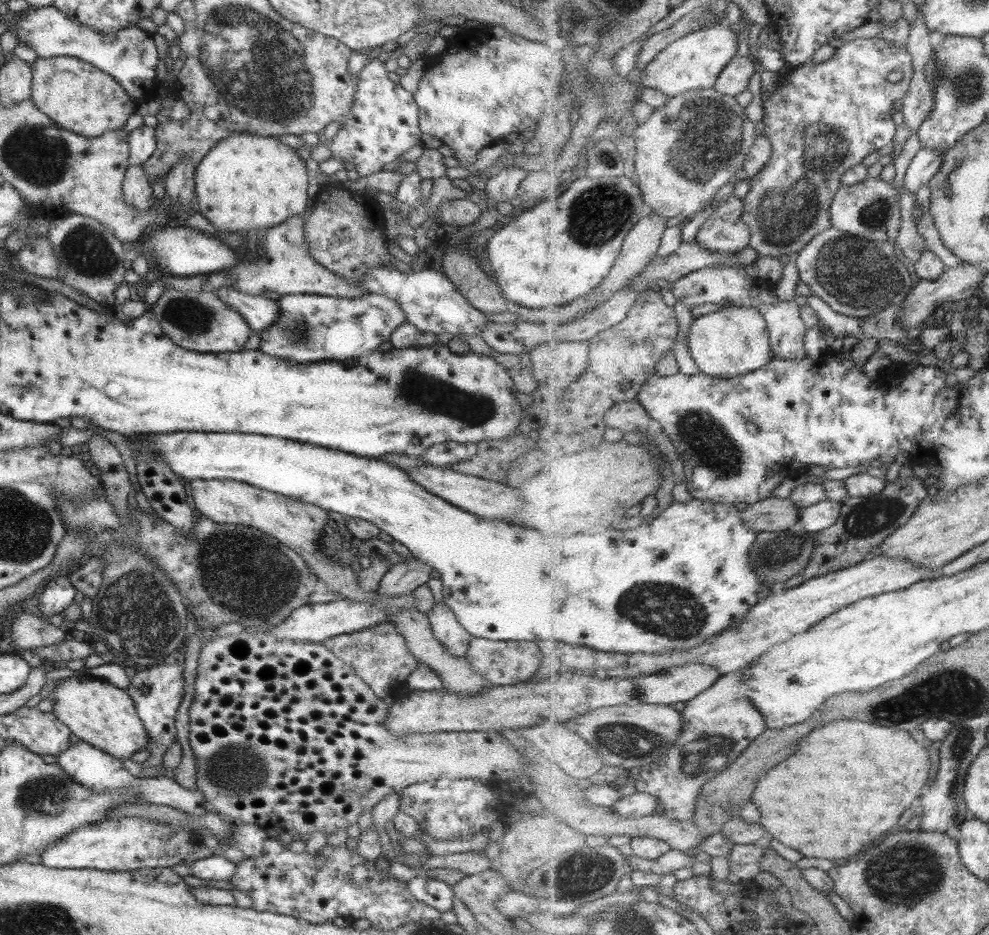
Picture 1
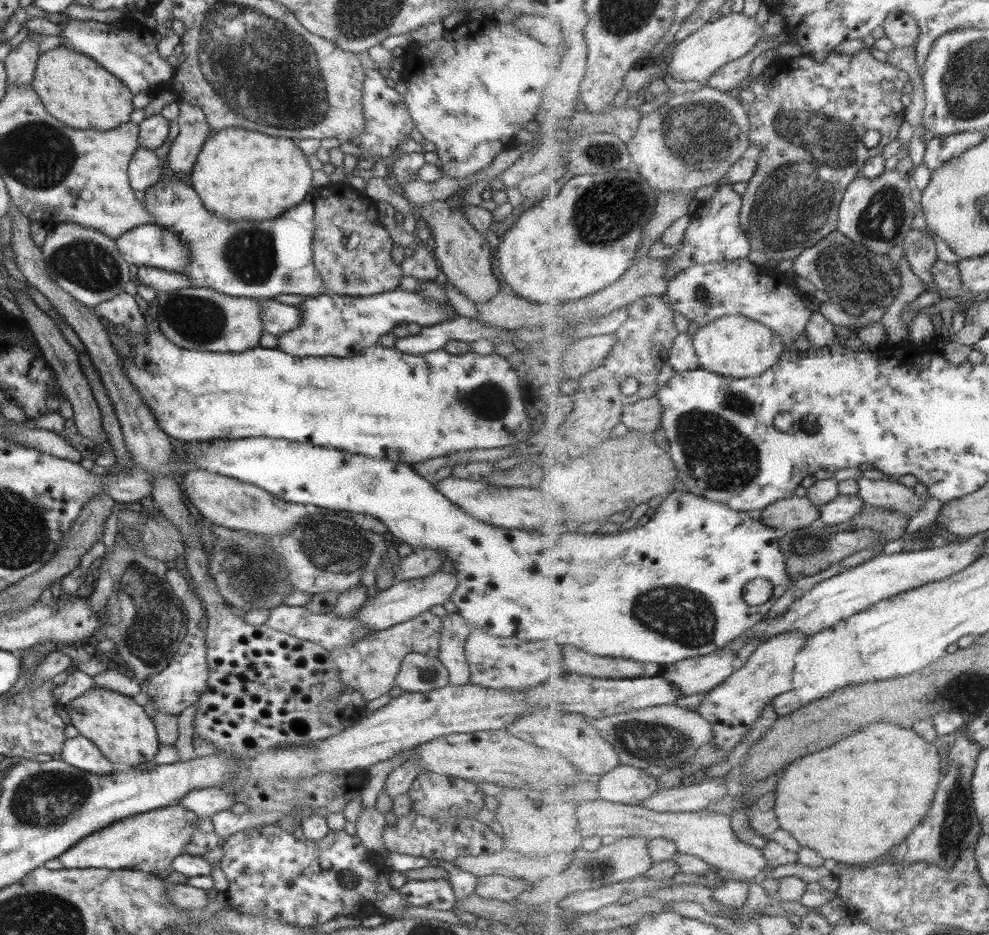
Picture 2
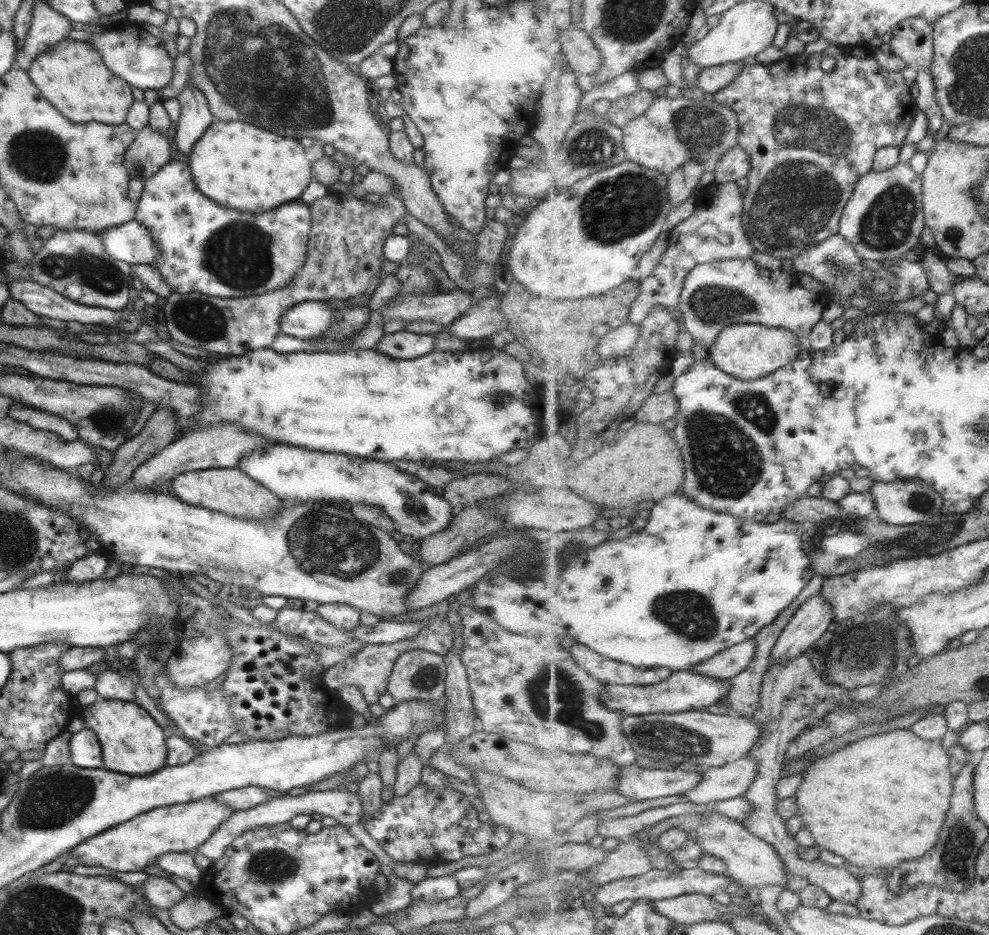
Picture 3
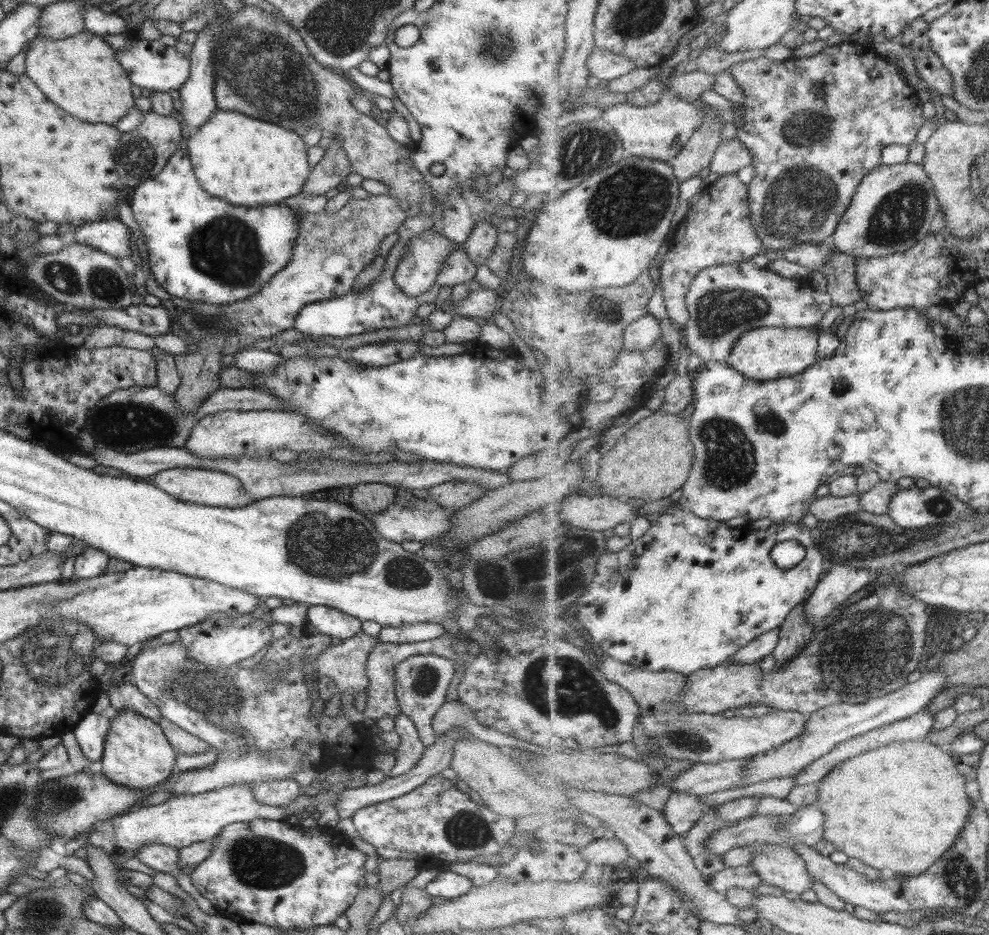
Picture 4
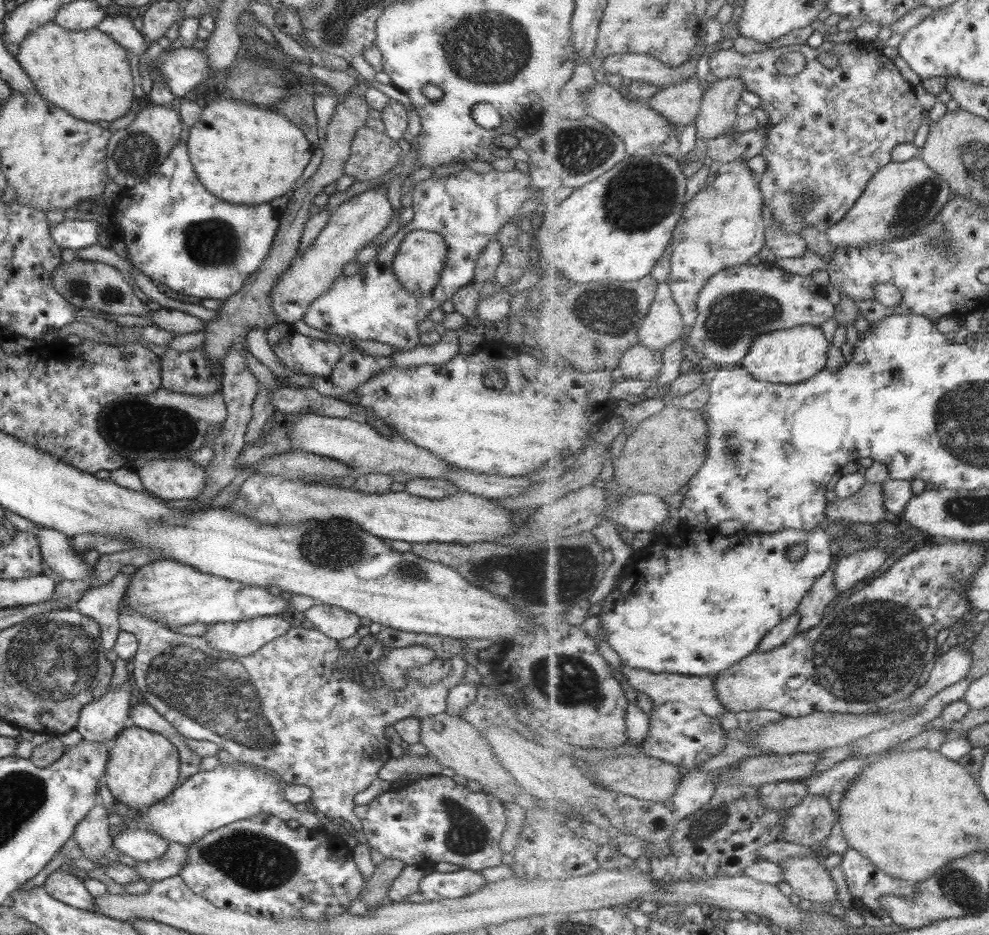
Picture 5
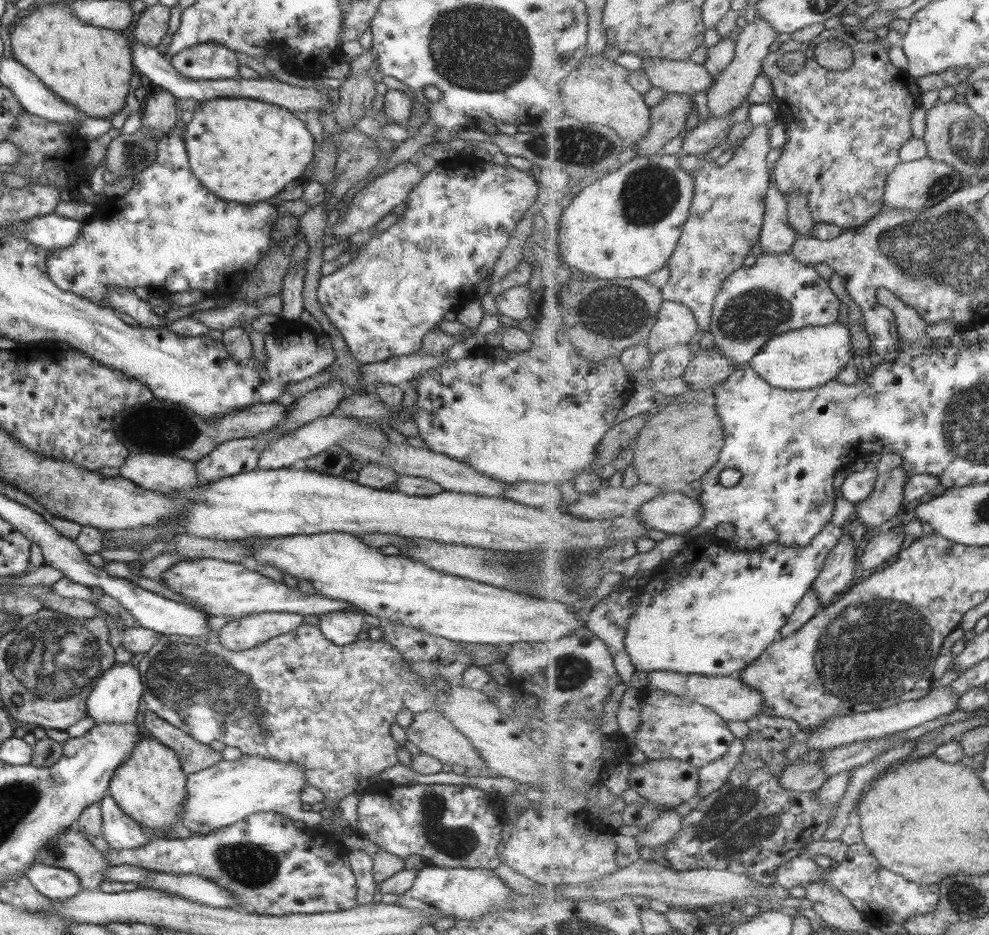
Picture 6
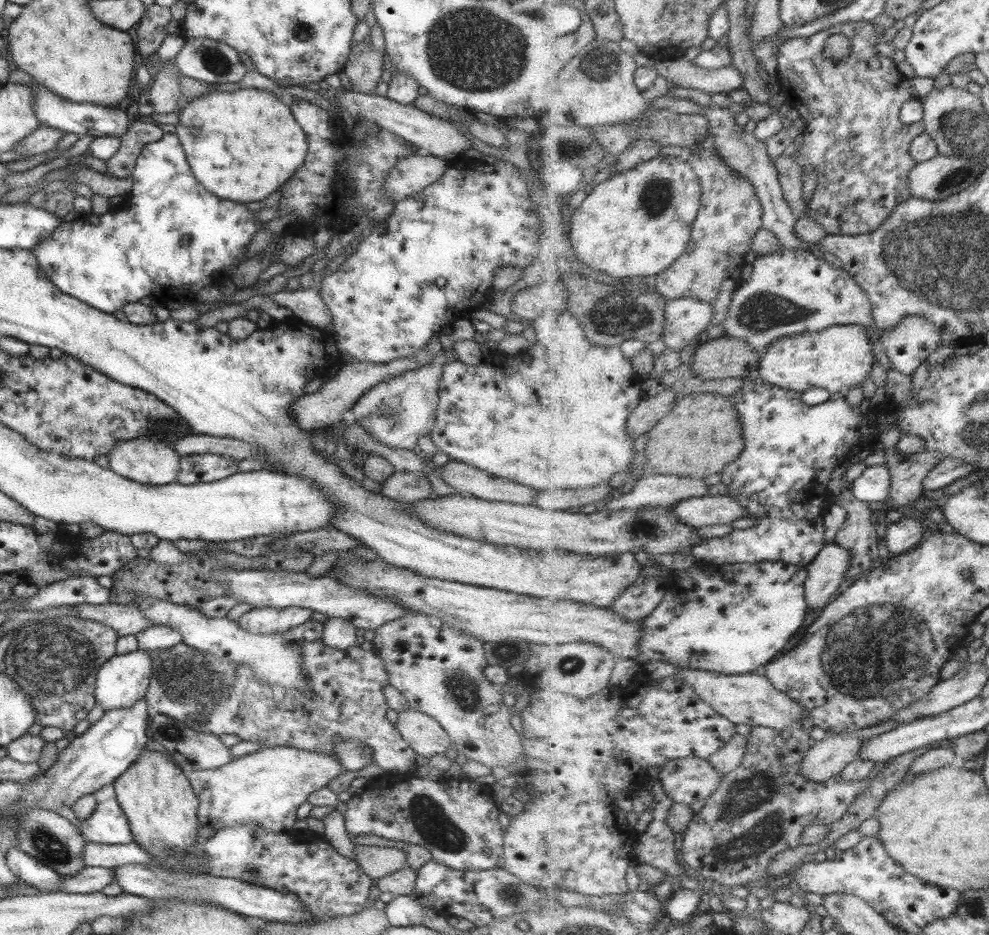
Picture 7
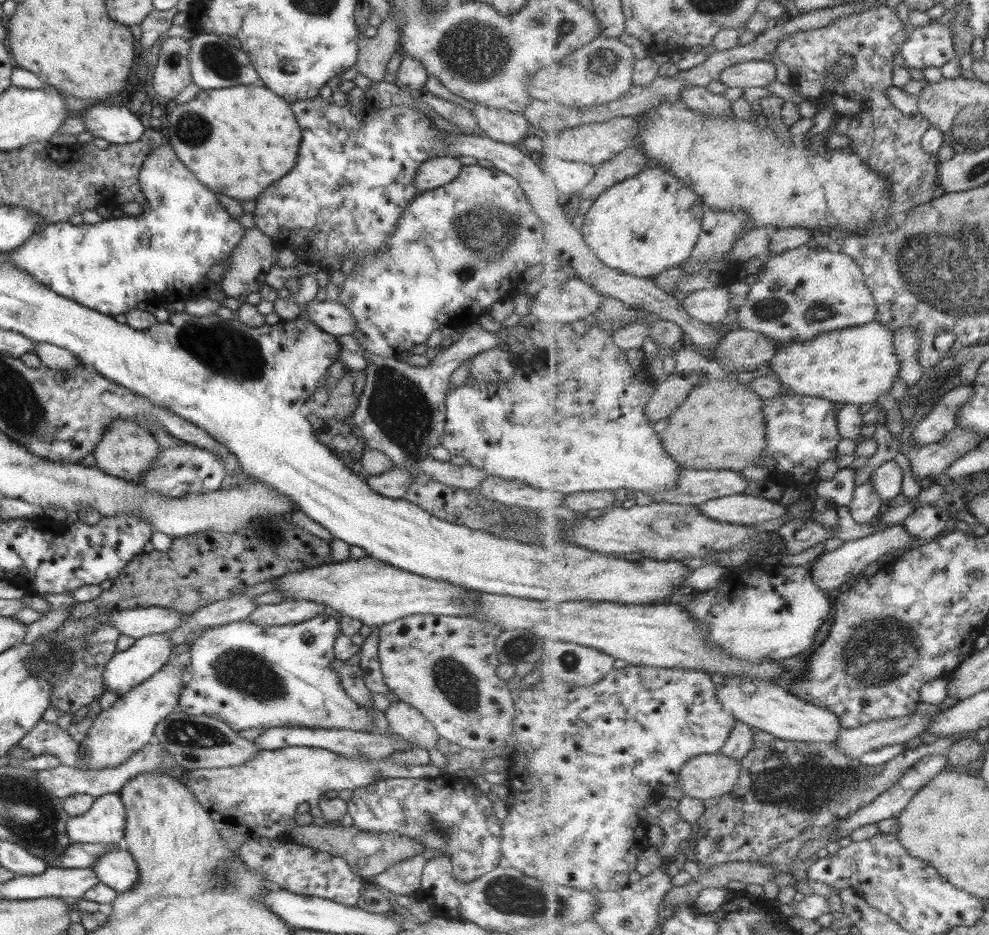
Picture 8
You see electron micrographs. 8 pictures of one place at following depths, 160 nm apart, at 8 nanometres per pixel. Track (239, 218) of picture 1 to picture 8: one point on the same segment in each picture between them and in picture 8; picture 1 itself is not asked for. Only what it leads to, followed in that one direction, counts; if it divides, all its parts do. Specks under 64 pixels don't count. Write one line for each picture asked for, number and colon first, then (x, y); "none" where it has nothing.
2: (261, 177)
3: (238, 166)
4: (245, 162)
5: (242, 155)
6: (242, 150)
7: (215, 130)
8: (237, 140)

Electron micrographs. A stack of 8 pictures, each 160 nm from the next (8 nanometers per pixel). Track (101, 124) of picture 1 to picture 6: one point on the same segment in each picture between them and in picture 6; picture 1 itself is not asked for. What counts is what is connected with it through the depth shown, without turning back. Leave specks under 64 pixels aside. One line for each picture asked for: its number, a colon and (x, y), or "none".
2: (80, 93)
3: (71, 76)
4: (79, 74)
5: (86, 73)
6: (89, 68)

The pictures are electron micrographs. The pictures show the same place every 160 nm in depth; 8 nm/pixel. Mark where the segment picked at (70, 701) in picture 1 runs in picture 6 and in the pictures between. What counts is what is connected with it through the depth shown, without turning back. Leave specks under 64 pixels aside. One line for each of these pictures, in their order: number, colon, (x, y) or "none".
2: (125, 735)
3: (131, 742)
4: (136, 754)
5: (141, 768)
6: (148, 786)

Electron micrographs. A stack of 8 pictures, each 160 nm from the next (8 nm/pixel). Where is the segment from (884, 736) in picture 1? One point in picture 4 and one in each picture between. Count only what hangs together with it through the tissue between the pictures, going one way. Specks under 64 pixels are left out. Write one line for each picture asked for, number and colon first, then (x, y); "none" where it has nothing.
2: (852, 802)
3: (881, 800)
4: (917, 782)

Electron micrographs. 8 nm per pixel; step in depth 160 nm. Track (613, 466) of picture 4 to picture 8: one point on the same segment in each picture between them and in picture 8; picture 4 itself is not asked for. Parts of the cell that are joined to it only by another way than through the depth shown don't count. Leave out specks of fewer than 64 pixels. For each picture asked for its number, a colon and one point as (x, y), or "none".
5: (667, 450)
6: (682, 442)
7: (703, 434)
8: (721, 426)

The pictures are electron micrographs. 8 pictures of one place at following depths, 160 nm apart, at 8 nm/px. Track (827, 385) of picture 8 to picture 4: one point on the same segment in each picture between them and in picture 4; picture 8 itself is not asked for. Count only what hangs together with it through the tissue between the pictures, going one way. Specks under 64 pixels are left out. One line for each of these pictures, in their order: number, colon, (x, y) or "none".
4: (769, 353)
5: (791, 356)
6: (808, 358)
7: (840, 358)

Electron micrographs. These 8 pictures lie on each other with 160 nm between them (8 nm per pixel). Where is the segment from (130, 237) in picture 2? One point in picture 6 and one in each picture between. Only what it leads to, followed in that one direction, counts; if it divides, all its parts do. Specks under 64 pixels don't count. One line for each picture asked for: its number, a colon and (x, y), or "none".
3: (129, 242)
4: (110, 236)
5: (74, 234)
6: (51, 231)

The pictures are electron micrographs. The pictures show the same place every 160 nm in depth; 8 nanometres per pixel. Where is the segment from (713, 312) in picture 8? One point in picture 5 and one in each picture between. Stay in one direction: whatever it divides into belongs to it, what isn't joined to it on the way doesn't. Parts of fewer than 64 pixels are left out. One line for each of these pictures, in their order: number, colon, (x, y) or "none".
5: (664, 324)
6: (676, 324)
7: (686, 318)

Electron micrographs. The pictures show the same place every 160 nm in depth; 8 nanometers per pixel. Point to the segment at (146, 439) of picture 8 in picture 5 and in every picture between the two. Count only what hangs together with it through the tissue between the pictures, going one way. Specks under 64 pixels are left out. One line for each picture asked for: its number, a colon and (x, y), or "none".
5: (167, 479)
6: (163, 474)
7: (141, 460)

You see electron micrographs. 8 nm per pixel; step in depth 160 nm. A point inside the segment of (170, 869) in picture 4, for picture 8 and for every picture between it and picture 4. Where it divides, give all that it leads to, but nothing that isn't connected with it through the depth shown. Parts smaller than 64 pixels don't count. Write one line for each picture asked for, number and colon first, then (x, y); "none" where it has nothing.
5: (142, 845)
6: (120, 832)
7: (107, 825)
8: (104, 822)

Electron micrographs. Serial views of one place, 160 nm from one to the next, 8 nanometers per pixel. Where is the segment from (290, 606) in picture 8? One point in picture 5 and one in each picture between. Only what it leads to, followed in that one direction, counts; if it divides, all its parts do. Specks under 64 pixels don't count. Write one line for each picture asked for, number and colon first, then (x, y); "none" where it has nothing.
5: (242, 638)
6: (243, 633)
7: (263, 620)

